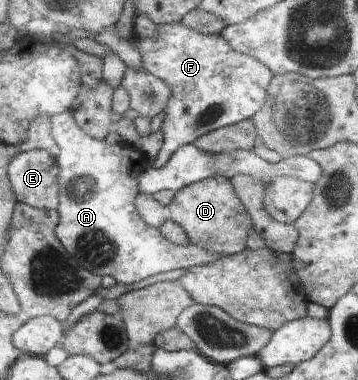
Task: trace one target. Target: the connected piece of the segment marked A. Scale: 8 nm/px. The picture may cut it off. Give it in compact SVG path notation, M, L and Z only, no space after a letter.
M70 112L53 115L50 121L53 138L59 147L59 154L56 157L59 170L59 206L56 209L59 213L59 223L54 228L54 235L74 259L80 259L80 263L88 267L88 271L96 271L98 275L110 275L122 285L132 285L150 275L174 271L181 267L182 269L200 267L226 256L202 249L190 242L185 244L169 242L157 227L142 221L134 200L139 192L139 177L149 163L143 151L128 143L112 145L105 140L97 140L76 123L75 116Z

